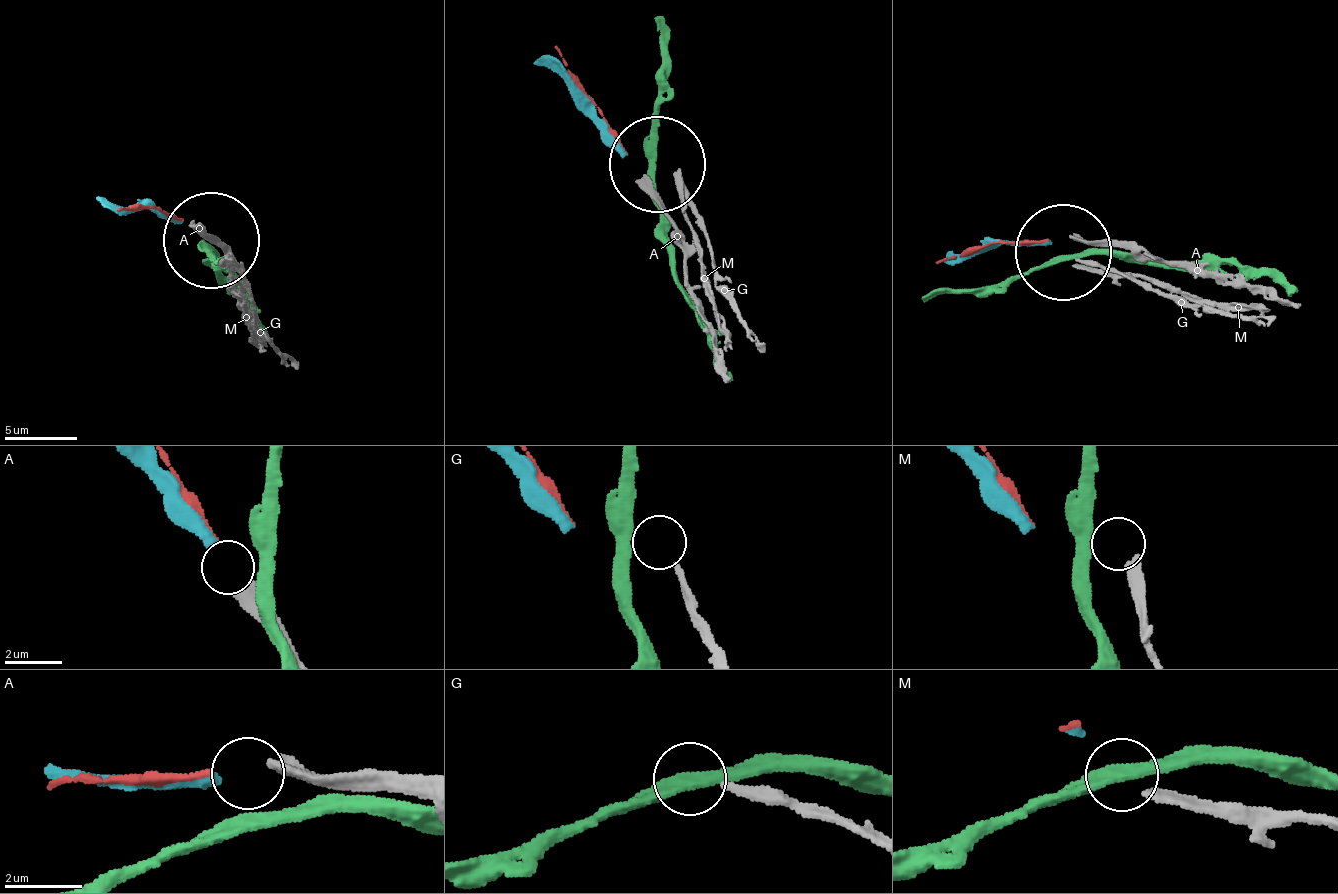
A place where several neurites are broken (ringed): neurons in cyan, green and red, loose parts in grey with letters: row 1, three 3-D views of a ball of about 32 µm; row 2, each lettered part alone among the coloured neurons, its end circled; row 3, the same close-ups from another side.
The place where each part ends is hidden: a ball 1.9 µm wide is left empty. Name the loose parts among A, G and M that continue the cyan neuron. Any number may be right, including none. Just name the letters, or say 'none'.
A

